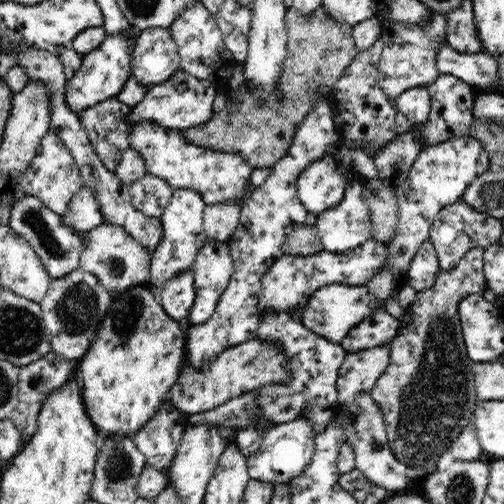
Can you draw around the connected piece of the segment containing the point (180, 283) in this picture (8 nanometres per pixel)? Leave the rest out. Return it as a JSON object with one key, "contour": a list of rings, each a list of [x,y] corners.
{"contour":[[[191,269],[180,271],[176,278],[165,282],[162,296],[160,296],[161,306],[164,311],[172,319],[183,323],[183,326],[190,326],[187,320],[188,314],[190,314],[196,299],[194,279]]]}

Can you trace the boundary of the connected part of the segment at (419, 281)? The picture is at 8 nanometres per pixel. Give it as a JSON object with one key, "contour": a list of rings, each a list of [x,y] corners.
{"contour":[[[428,240],[418,249],[410,264],[409,285],[417,292],[427,290],[435,283],[435,277],[440,271],[438,254]]]}

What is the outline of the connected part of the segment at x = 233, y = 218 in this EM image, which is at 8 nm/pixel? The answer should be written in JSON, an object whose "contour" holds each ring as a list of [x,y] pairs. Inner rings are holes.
{"contour":[[[237,201],[205,205],[202,214],[204,235],[217,241],[227,242],[238,227],[242,203]]]}

